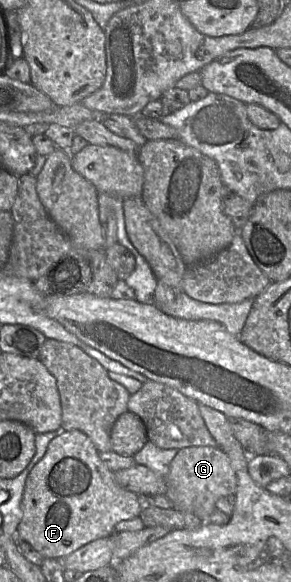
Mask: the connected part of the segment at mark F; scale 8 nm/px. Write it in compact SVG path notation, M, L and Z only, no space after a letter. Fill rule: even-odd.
M80 430L64 431L48 444L46 453L28 475L24 487L21 507L23 516L16 536L31 544L44 558L63 559L80 547L115 532L115 525L140 516L144 499L120 486L109 469L100 459L100 452L91 439Z

